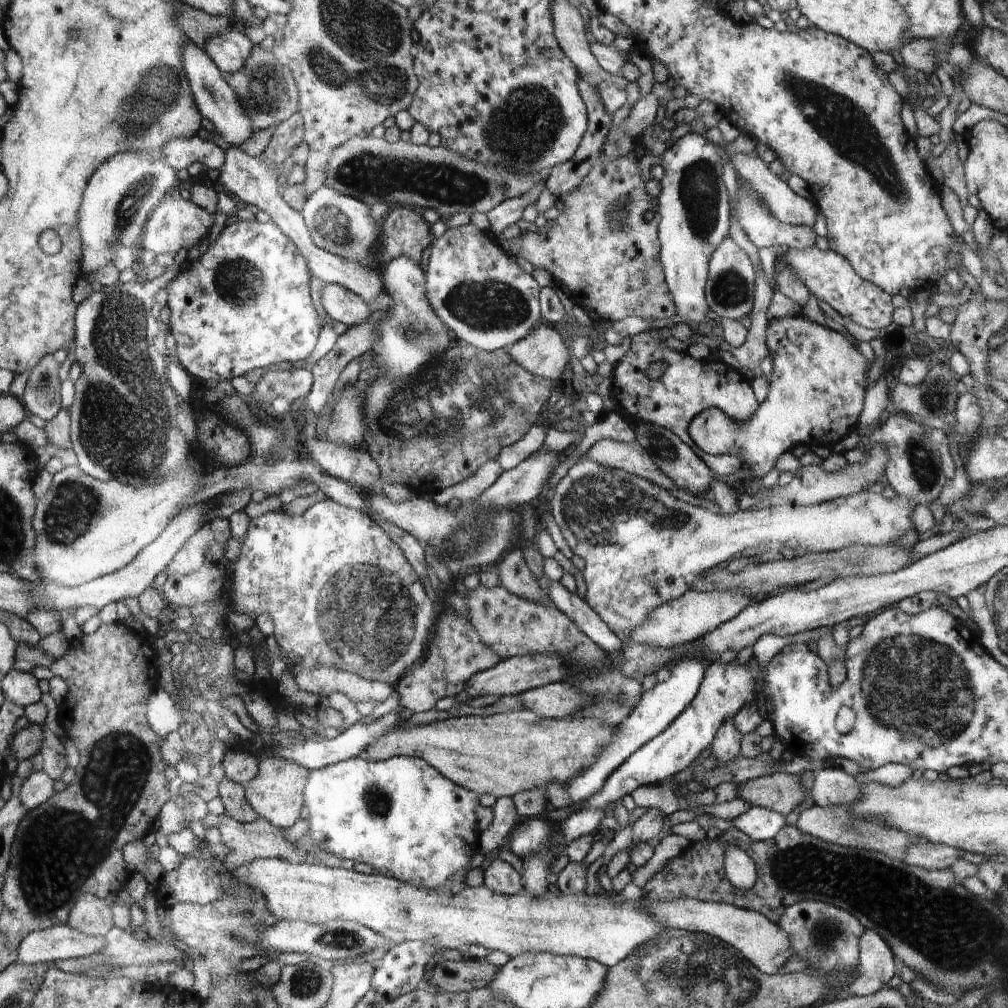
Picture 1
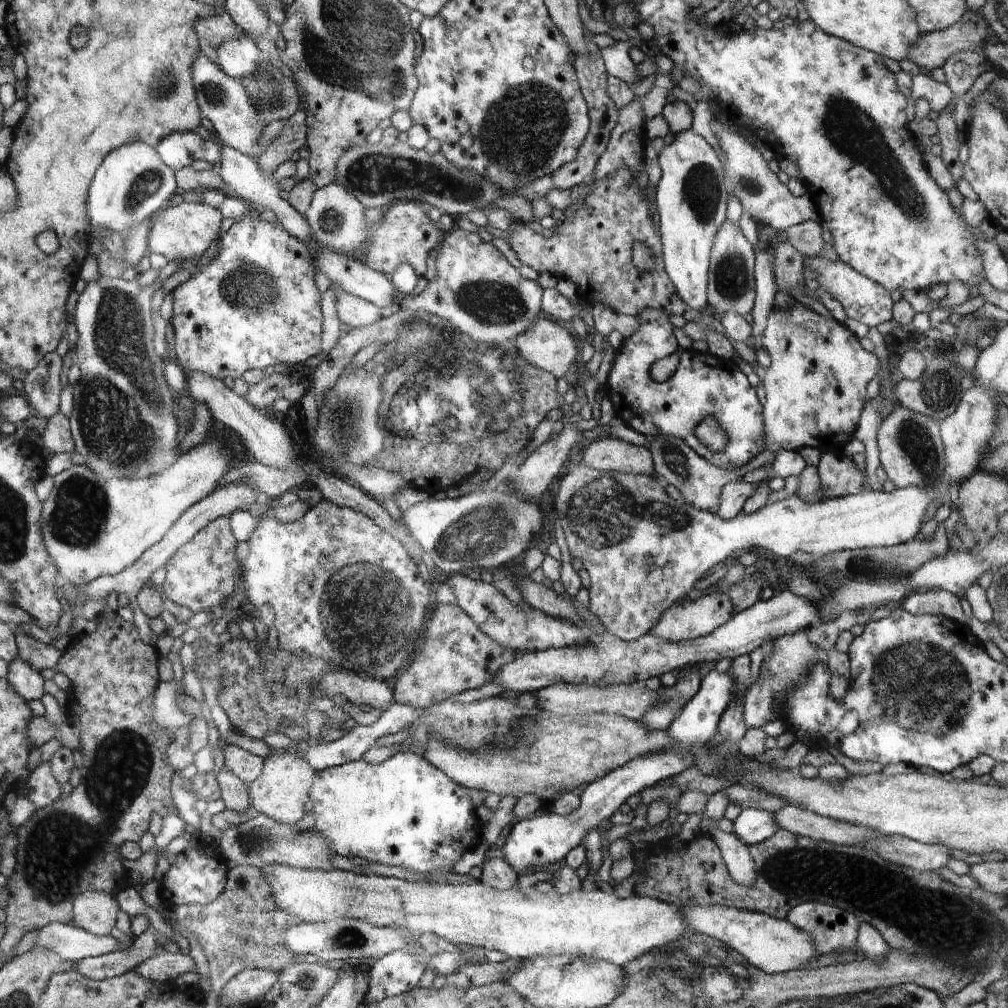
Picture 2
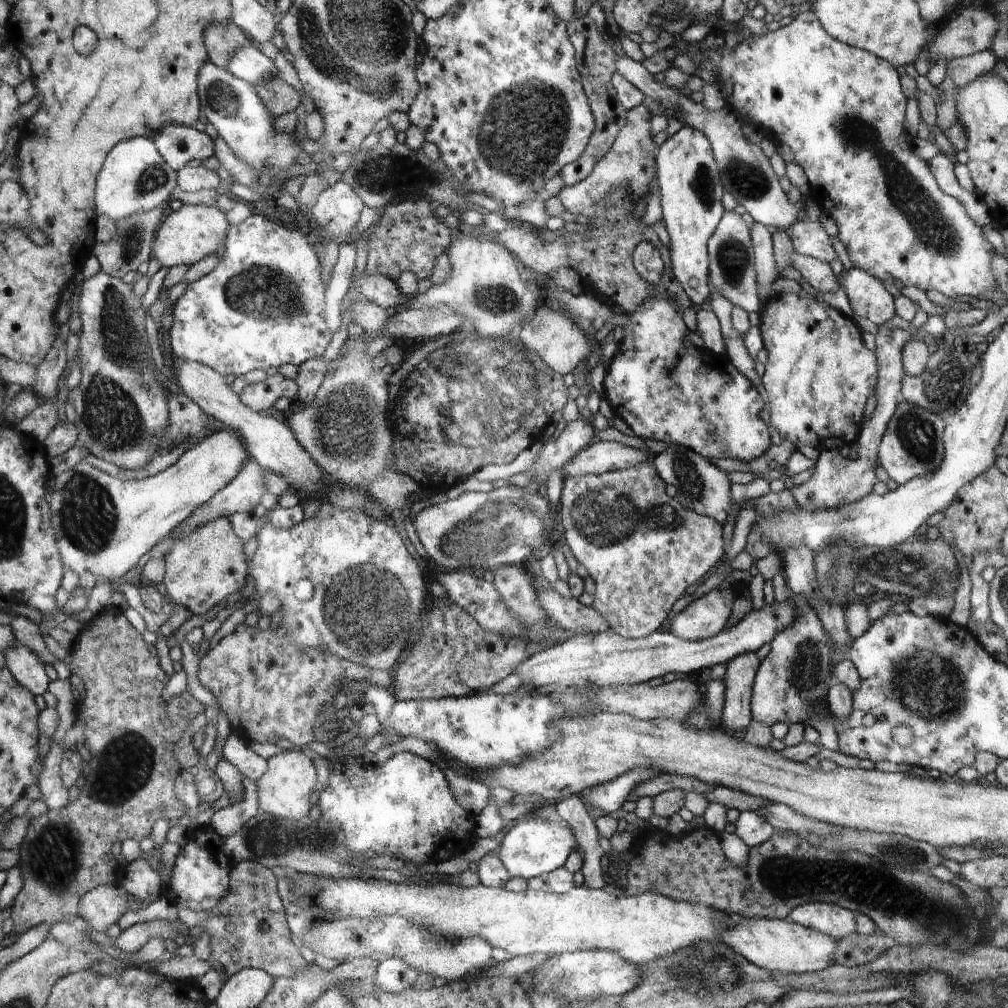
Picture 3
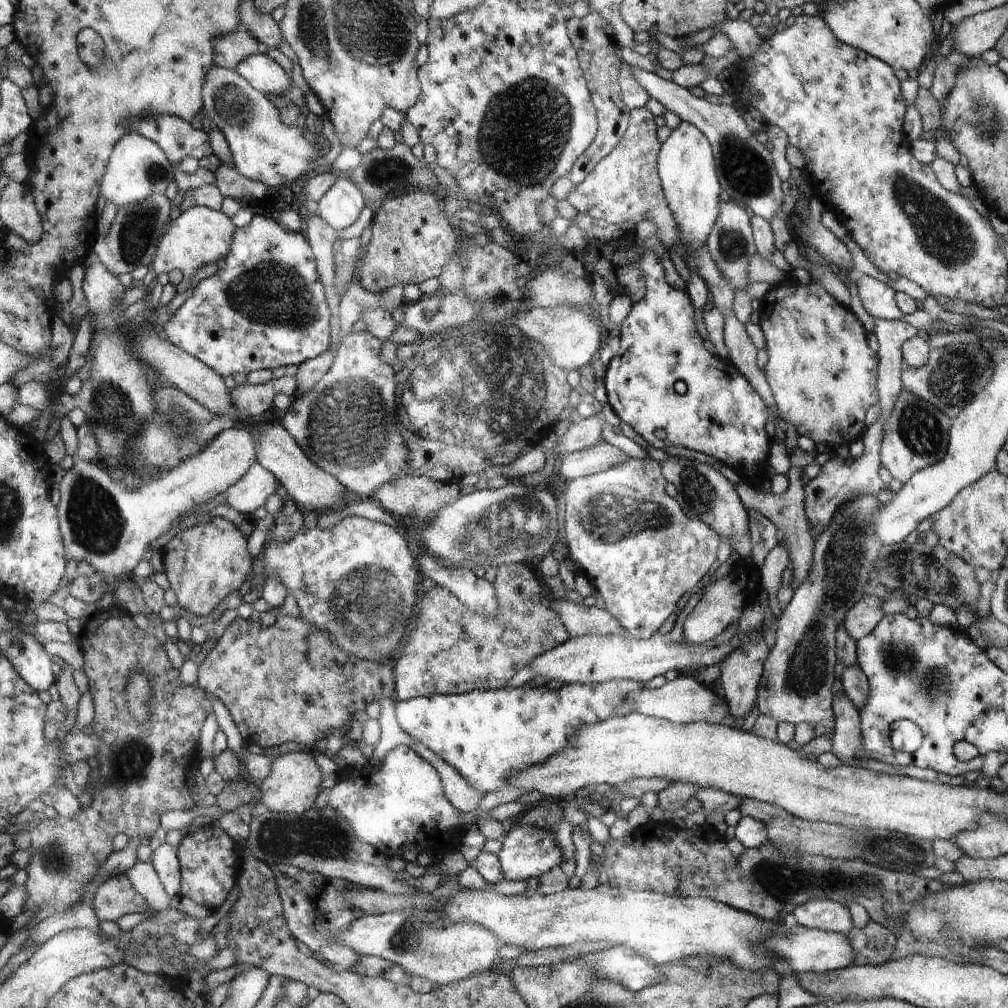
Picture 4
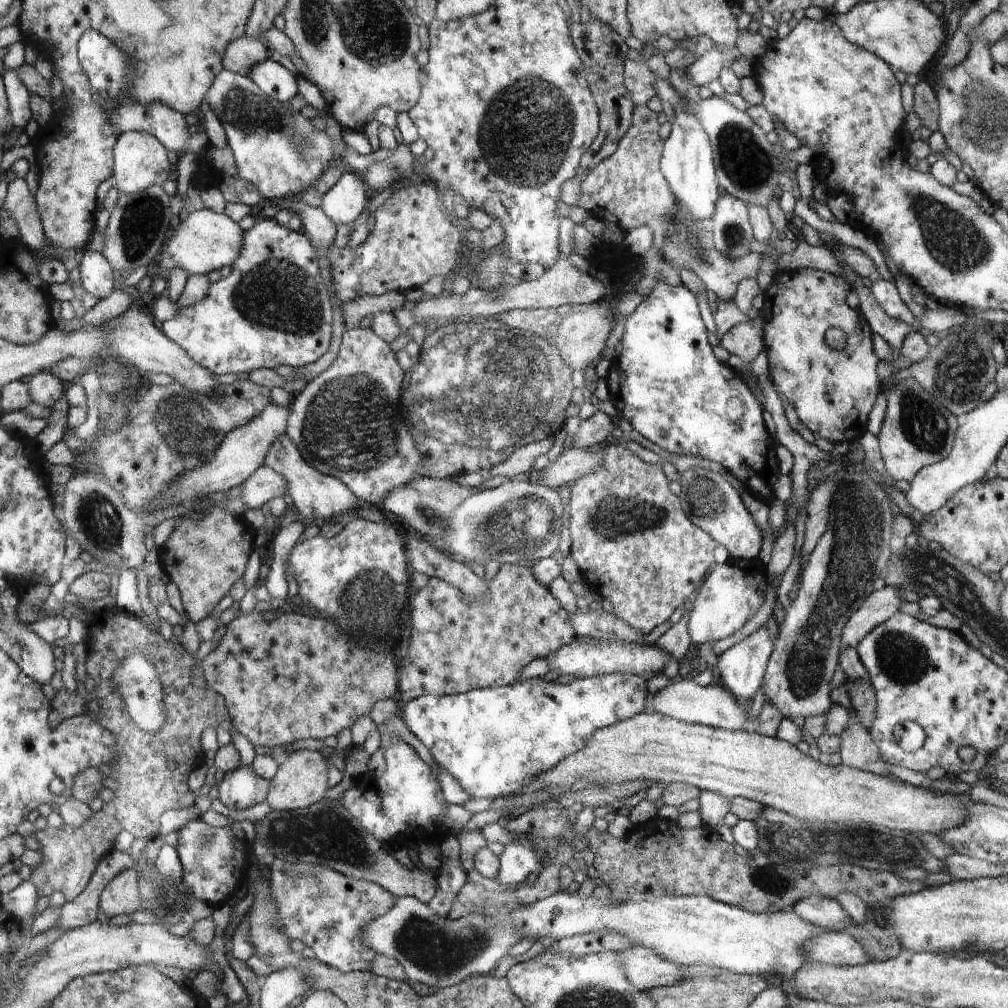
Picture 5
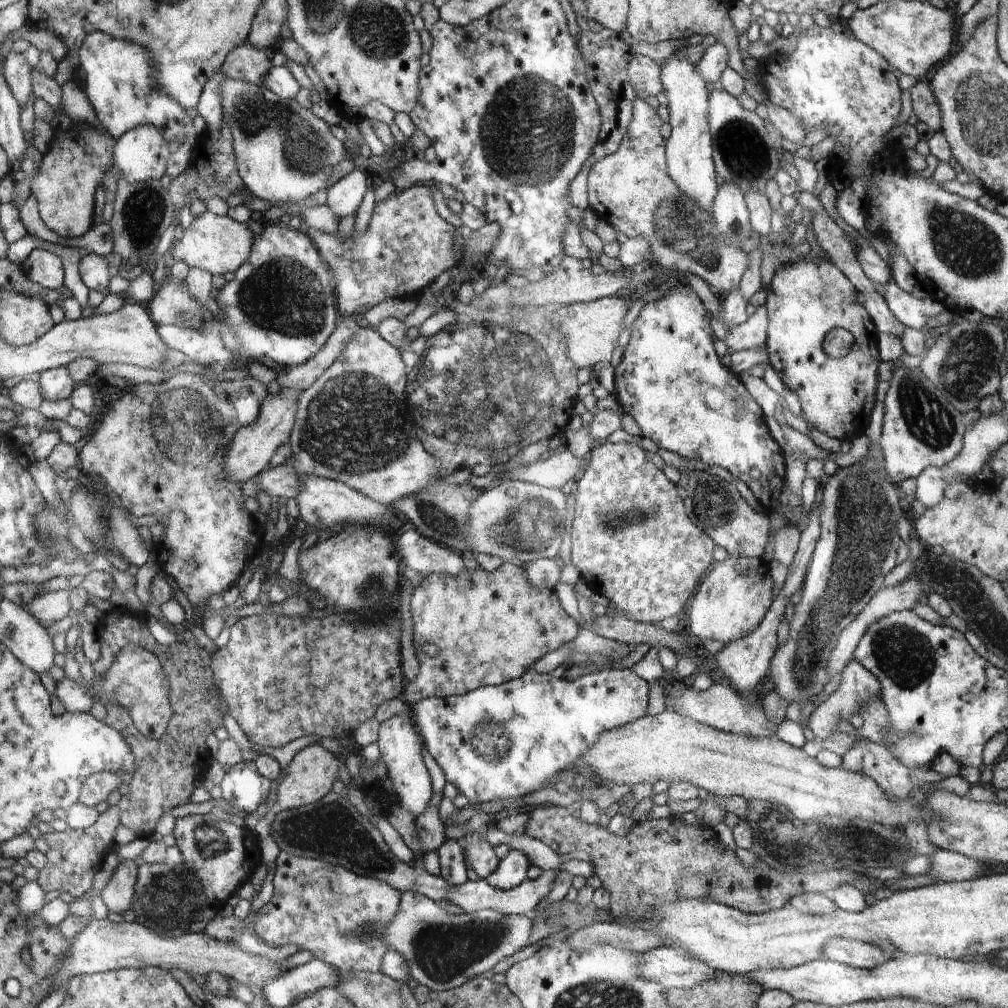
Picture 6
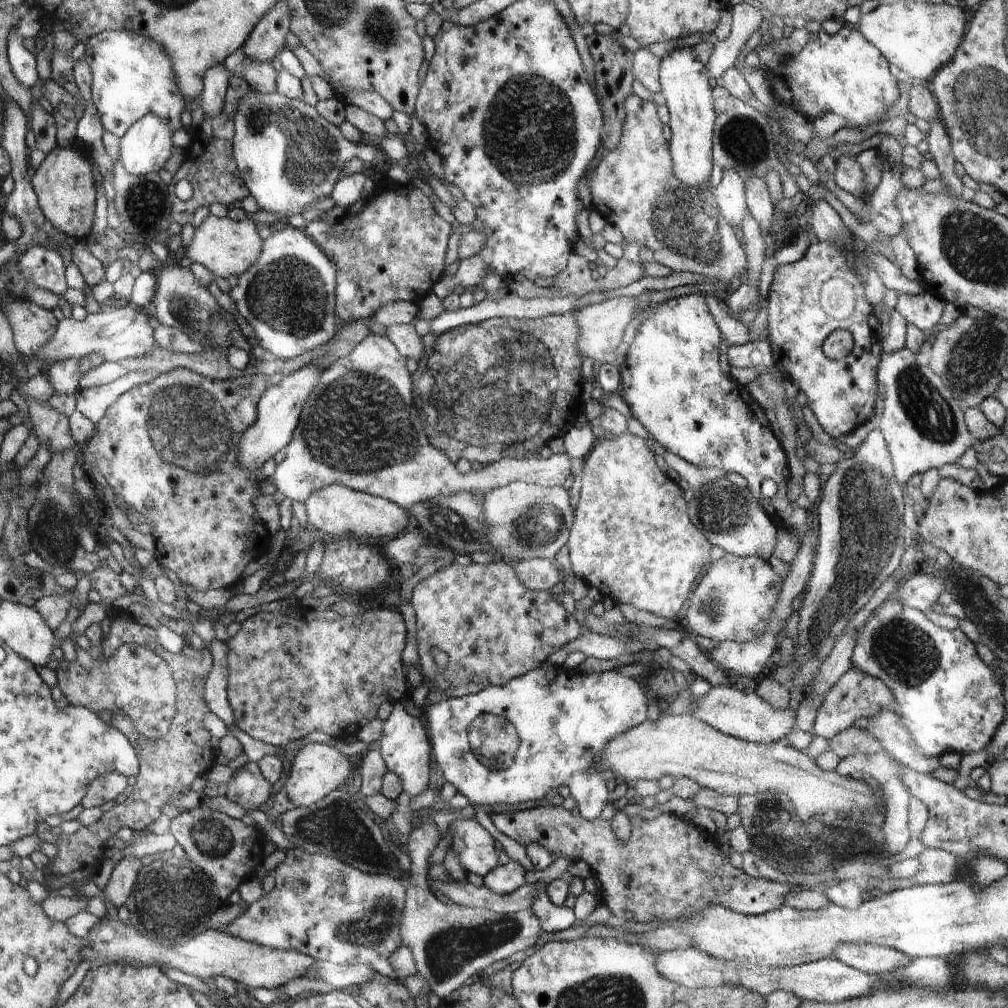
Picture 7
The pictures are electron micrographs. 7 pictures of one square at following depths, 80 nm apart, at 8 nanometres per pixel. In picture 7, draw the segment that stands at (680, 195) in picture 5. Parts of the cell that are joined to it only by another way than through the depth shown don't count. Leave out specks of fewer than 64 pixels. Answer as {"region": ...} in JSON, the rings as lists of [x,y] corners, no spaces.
{"region":[[[680,46],[661,60],[659,68],[660,91],[662,96],[664,96],[664,100],[666,100],[665,105],[670,111],[670,122],[668,122],[668,125],[672,129],[672,138],[669,141],[668,150],[670,158],[672,158],[672,172],[686,186],[709,189],[713,169],[712,150],[714,124],[716,121],[711,94],[713,88],[710,86],[705,65],[694,56],[692,50],[692,47]]]}

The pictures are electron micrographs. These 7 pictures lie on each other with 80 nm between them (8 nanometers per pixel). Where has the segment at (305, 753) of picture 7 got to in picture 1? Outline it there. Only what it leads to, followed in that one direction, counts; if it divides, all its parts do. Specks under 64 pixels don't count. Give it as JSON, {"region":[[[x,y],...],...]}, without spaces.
{"region":[[[276,755],[260,757],[258,774],[245,787],[247,801],[259,814],[279,829],[290,828],[304,814],[304,790],[310,770]]]}

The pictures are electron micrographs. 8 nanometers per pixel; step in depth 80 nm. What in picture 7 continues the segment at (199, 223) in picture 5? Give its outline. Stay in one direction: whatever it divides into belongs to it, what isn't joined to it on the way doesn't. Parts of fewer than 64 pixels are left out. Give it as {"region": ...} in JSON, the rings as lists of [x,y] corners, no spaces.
{"region":[[[209,215],[198,228],[194,228],[193,238],[186,246],[184,257],[186,256],[192,262],[202,264],[204,268],[212,272],[215,278],[238,277],[256,262],[258,256],[261,256],[264,241],[258,235],[257,225],[250,218],[234,221],[227,217],[217,218]]]}

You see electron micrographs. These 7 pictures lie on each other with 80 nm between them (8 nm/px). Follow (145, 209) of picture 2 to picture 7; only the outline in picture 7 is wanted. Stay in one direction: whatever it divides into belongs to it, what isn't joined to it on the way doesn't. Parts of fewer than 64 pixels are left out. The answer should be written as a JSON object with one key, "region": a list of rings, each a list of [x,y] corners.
{"region":[[[144,116],[121,137],[120,164],[130,175],[158,173],[172,154],[172,132],[160,116]]]}

